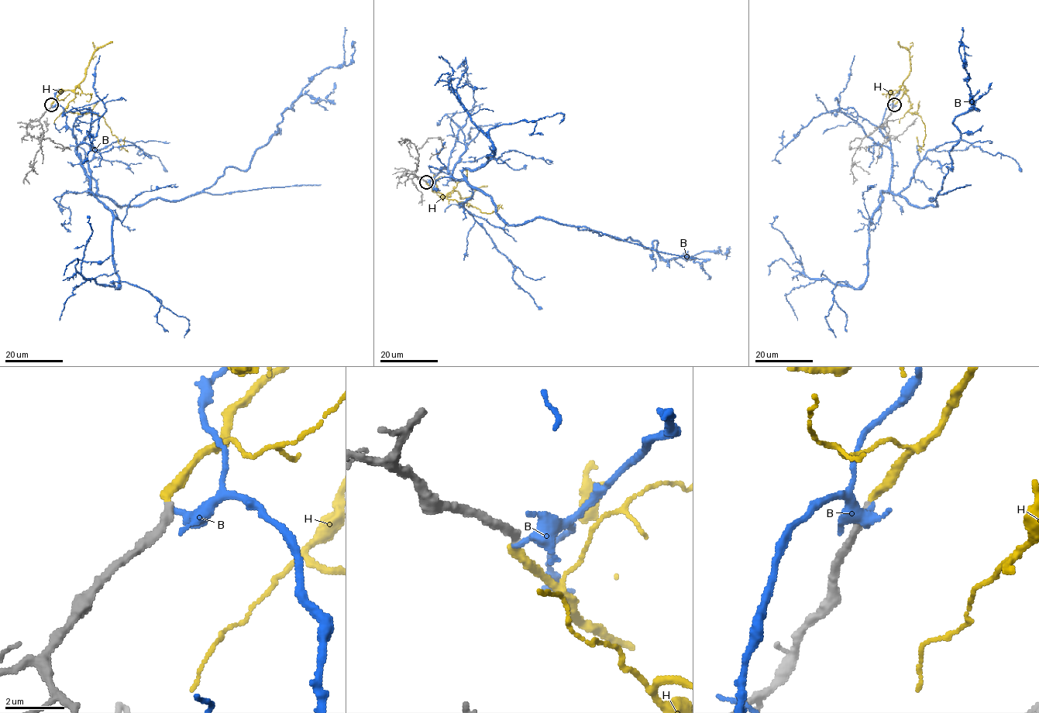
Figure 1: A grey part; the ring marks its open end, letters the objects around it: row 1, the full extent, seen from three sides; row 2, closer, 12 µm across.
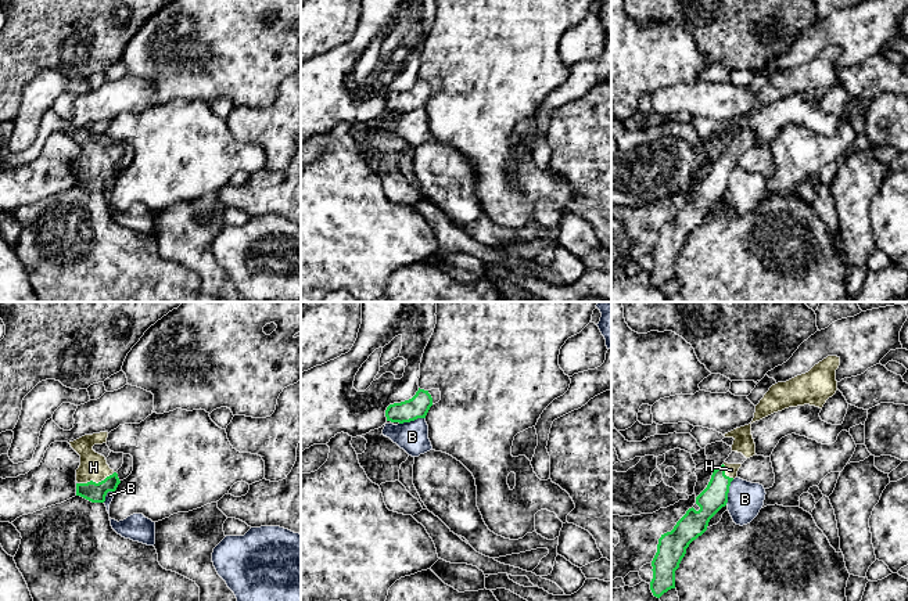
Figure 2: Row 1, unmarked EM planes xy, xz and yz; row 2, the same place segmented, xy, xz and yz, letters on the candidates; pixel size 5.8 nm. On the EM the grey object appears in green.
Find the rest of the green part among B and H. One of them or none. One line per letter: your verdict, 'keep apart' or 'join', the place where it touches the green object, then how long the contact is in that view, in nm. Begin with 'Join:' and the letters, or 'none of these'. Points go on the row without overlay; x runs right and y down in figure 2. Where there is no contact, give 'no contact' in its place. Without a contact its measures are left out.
Join: H
B: keep apart; meets green in xz at (412, 110); contact 160 nm long
H: join; meets green in xy at (94, 172); contact 220 nm long

